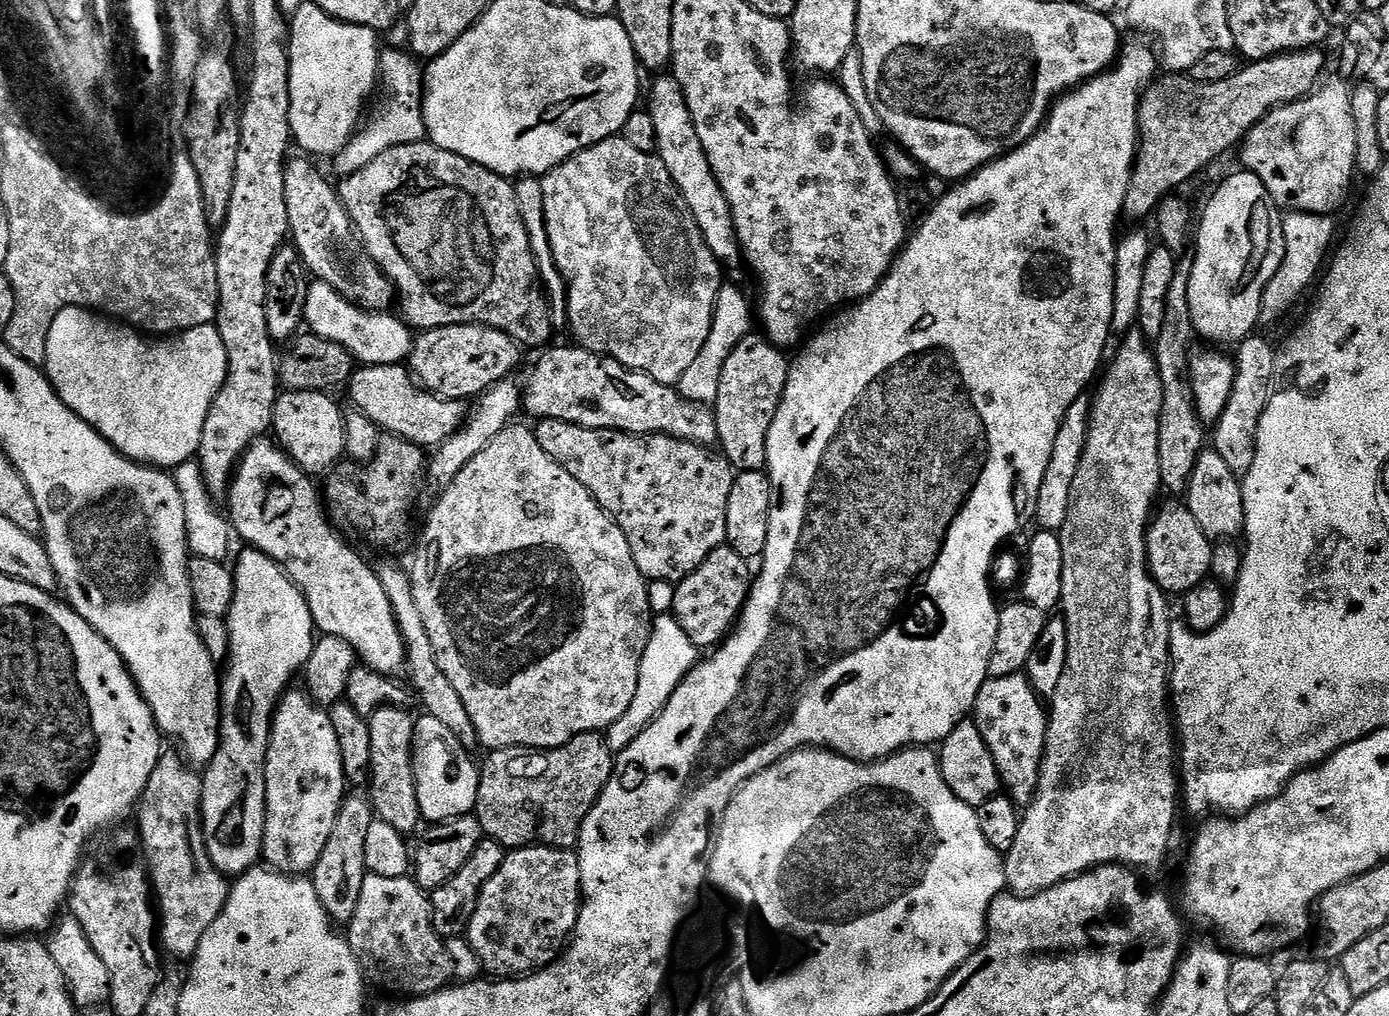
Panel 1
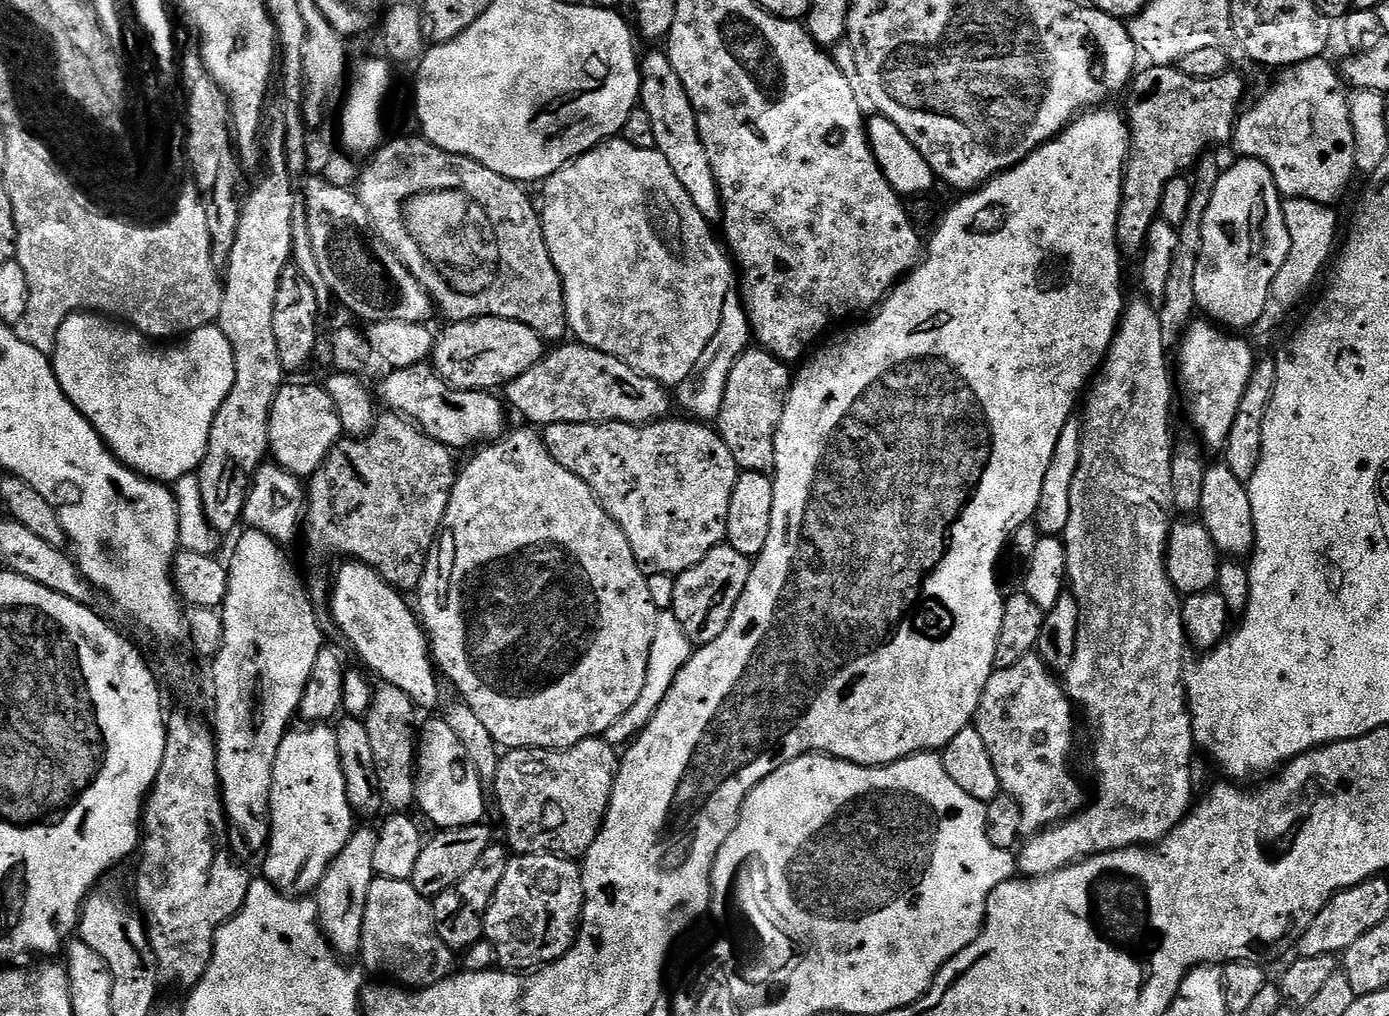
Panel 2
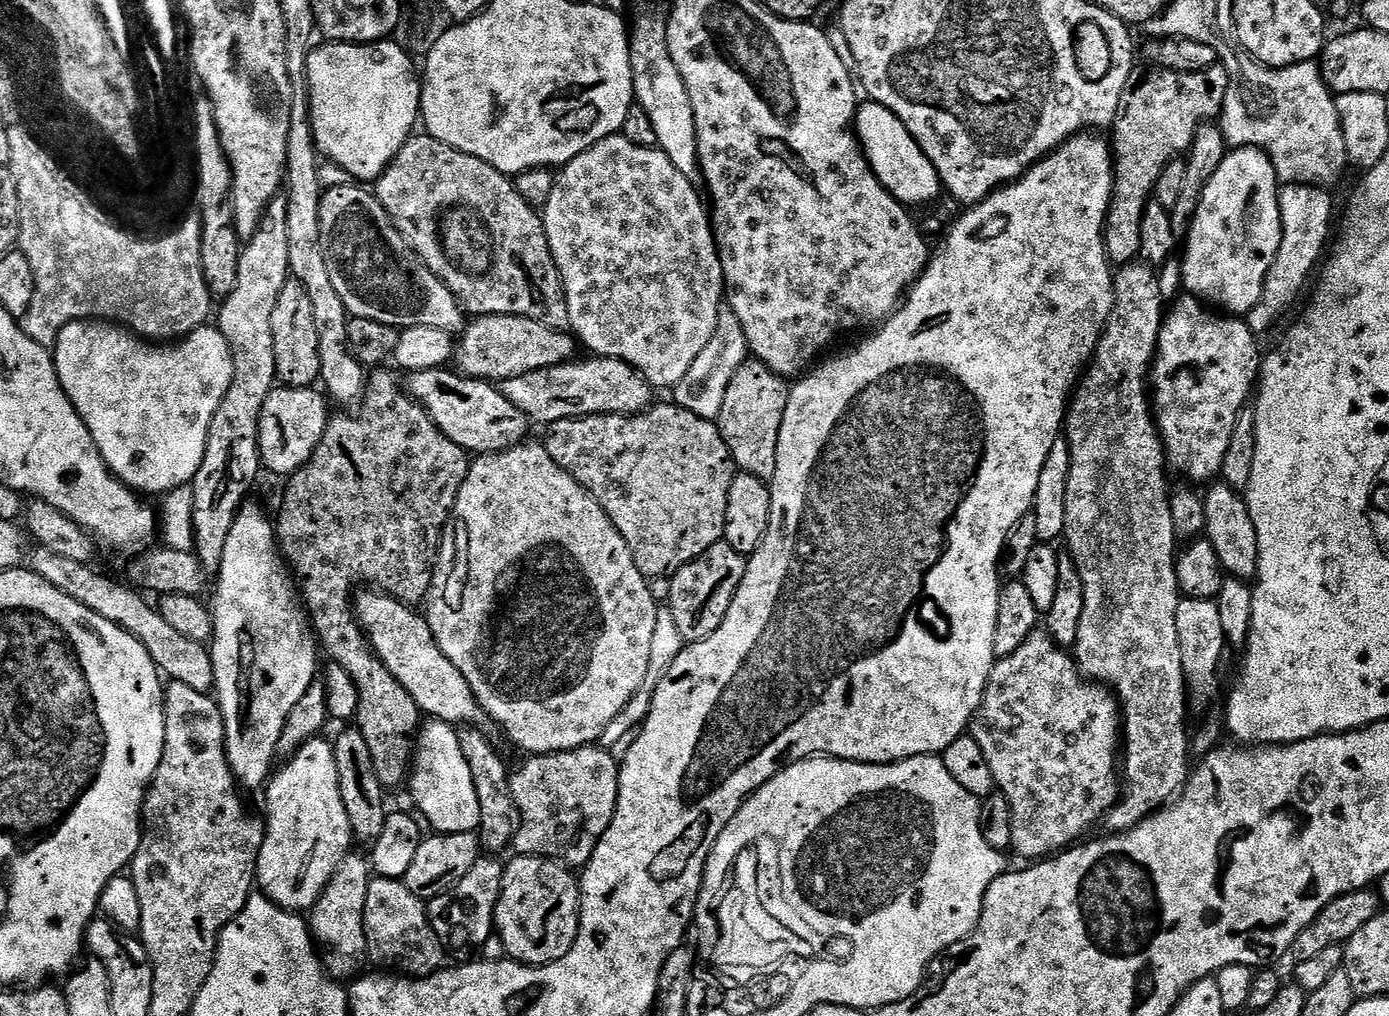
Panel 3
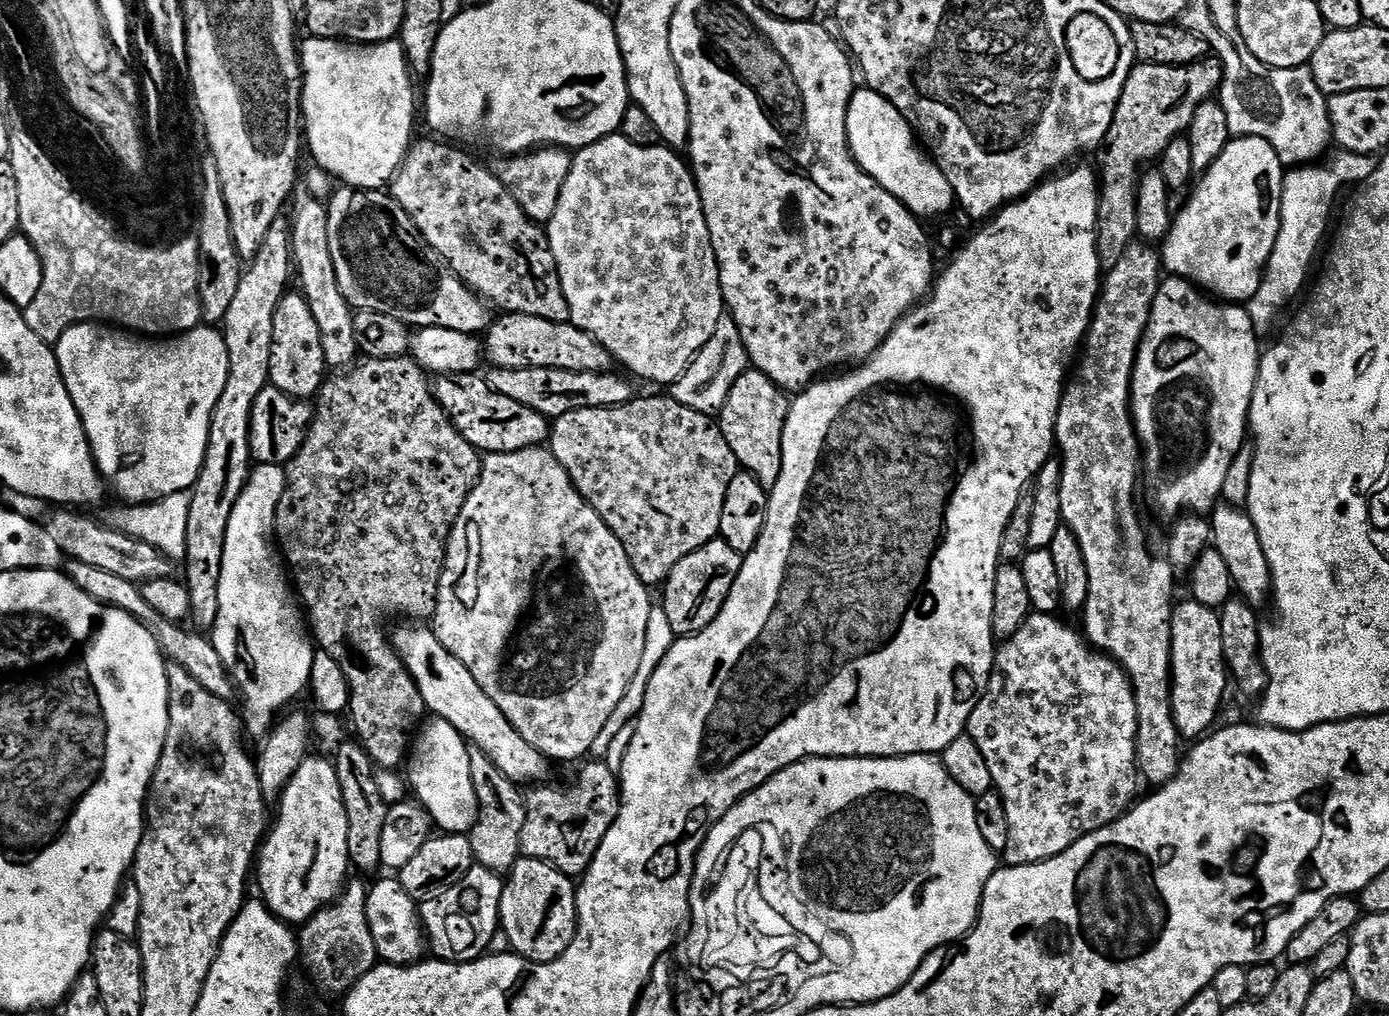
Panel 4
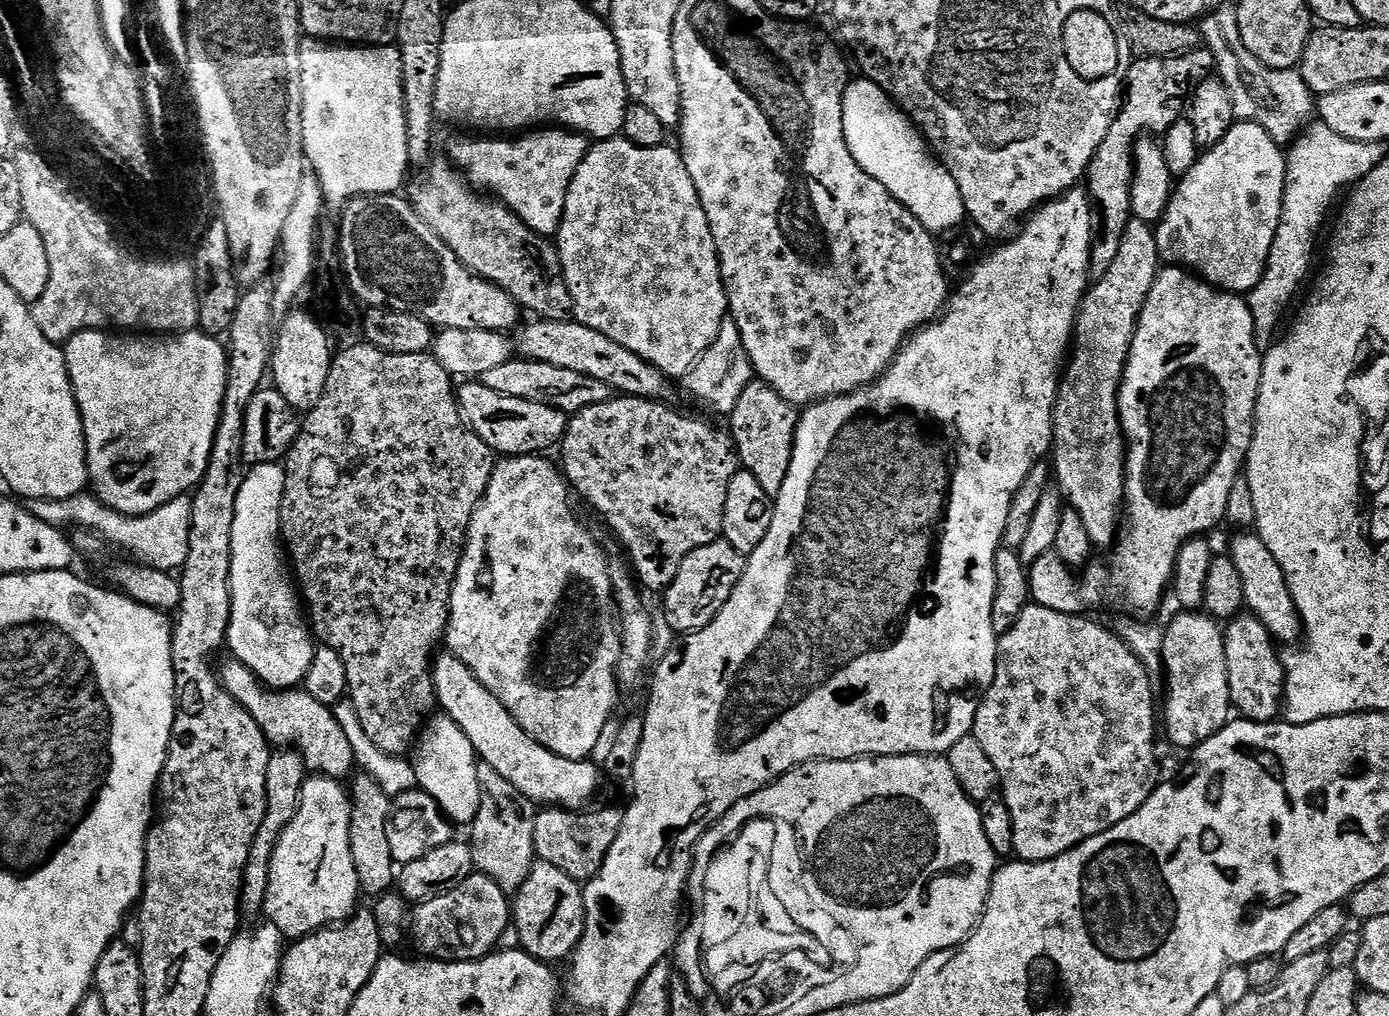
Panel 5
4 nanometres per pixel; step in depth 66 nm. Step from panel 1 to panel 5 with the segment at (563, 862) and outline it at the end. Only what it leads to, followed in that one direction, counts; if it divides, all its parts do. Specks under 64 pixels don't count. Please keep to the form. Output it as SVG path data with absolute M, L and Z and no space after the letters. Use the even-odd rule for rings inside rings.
M540 860L514 894L510 920L520 939L519 947L536 962L567 961L584 933L584 890L581 881L570 878L558 866Z

